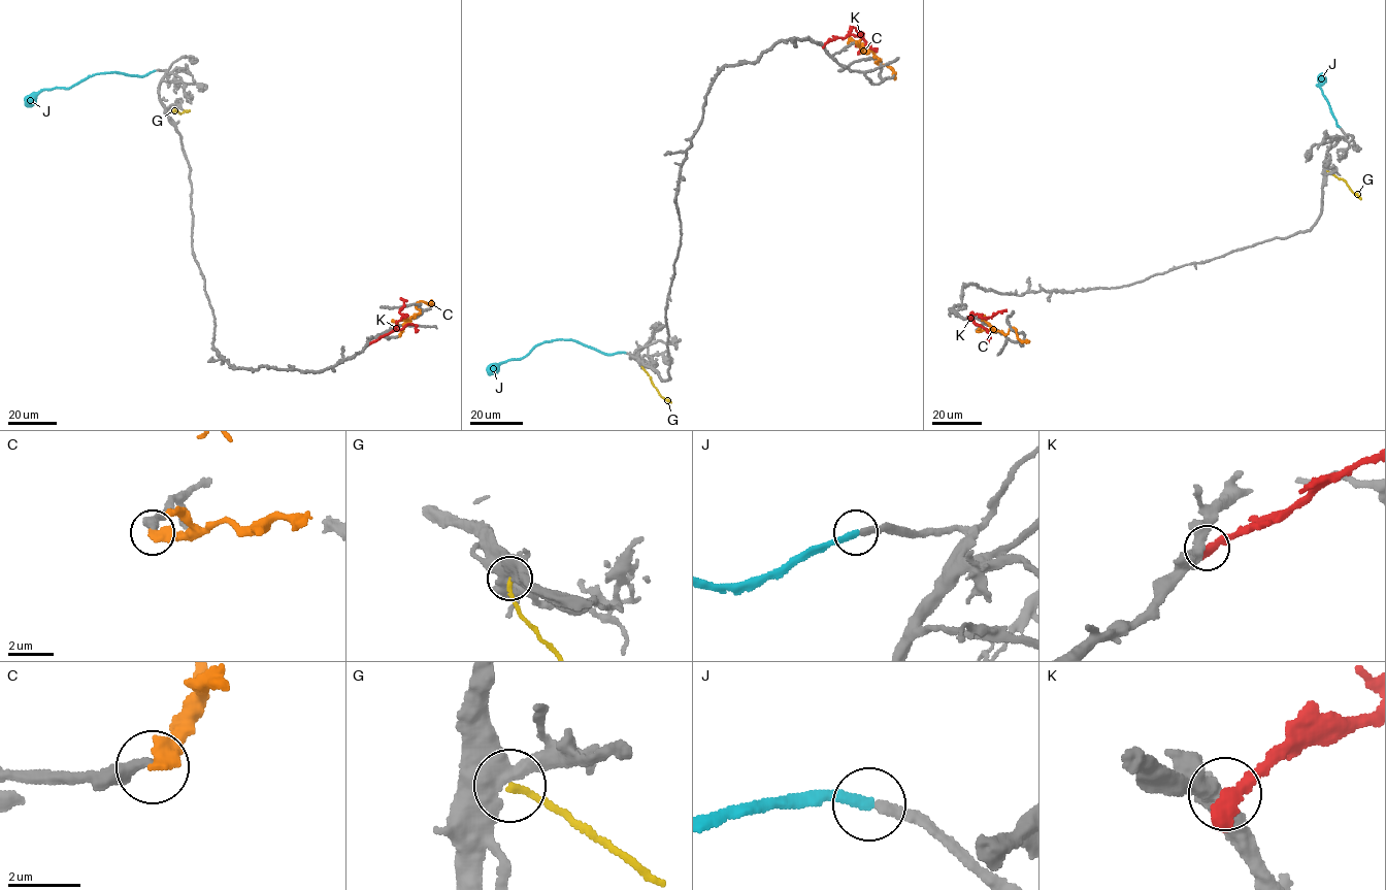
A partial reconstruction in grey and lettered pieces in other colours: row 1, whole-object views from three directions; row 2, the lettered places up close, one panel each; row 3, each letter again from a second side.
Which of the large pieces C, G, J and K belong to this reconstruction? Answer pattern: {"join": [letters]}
{"join": ["J"]}

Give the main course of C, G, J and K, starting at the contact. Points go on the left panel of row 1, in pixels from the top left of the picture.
C: (398, 336), (403, 325), (420, 312), (418, 302), (431, 304), (431, 300)
G: (167, 113), (173, 109), (180, 113), (190, 110)
J: (155, 70), (142, 75), (93, 74), (66, 88), (41, 90), (26, 106)
K: (368, 343), (395, 329), (397, 321), (407, 316), (400, 312), (403, 302), (400, 299)

